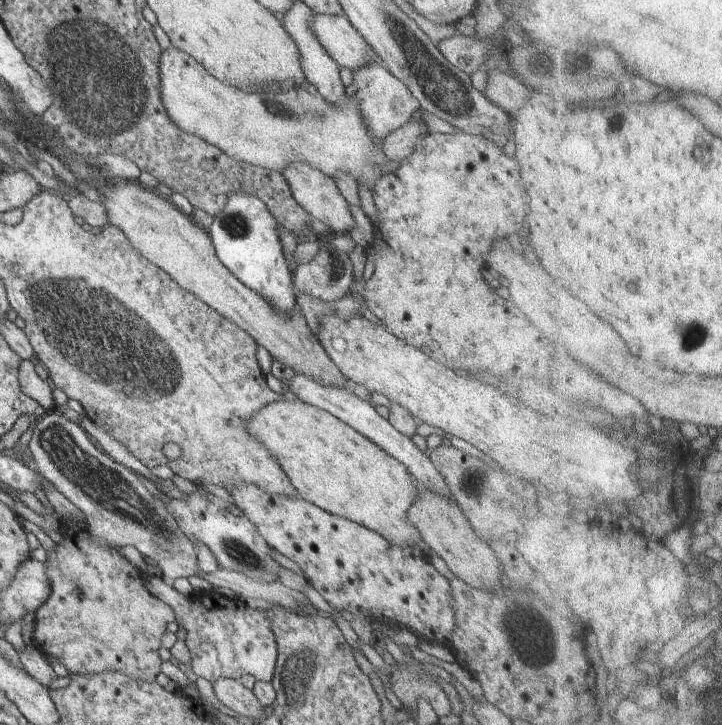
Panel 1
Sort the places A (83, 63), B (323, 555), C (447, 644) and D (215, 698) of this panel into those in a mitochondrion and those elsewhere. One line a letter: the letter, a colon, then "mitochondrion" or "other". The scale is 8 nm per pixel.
A: mitochondrion
B: other
C: other
D: other

